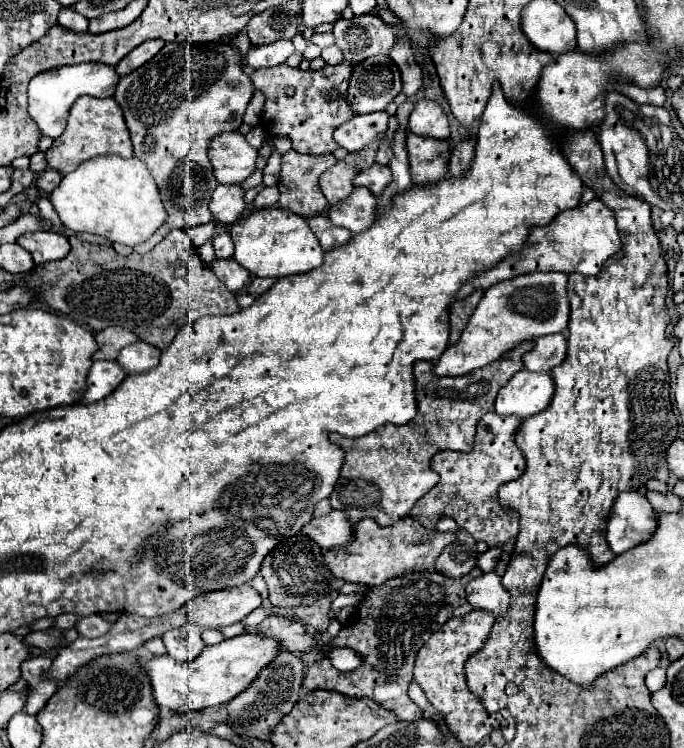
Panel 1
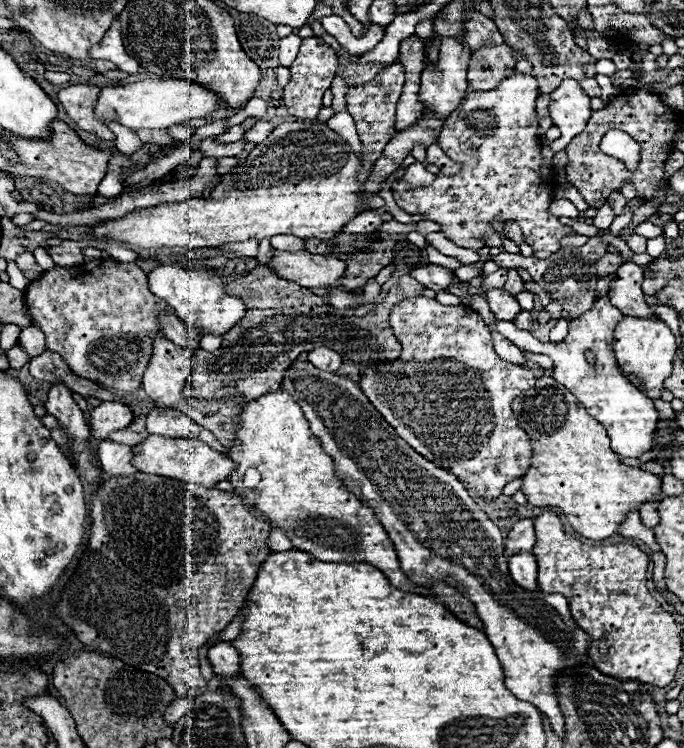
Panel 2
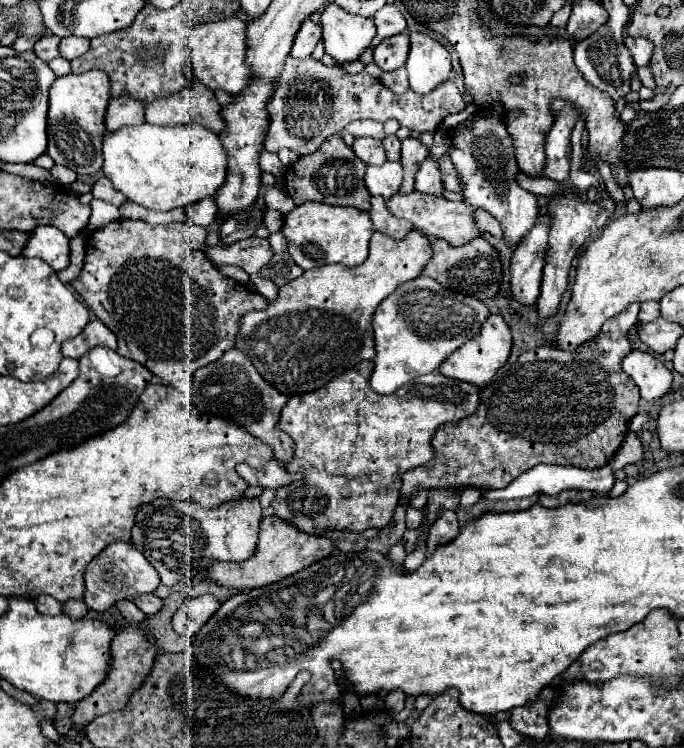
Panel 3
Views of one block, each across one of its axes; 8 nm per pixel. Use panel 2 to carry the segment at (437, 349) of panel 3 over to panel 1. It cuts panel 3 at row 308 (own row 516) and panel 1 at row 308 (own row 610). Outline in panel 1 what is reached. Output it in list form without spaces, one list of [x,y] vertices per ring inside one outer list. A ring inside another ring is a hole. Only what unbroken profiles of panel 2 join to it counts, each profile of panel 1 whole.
[[[530,272],[494,284],[484,292],[484,298],[470,316],[460,340],[454,346],[448,346],[434,364],[434,372],[438,376],[464,376],[498,360],[502,354],[514,350],[522,342],[564,332],[568,328],[568,316],[568,276],[562,272]]]

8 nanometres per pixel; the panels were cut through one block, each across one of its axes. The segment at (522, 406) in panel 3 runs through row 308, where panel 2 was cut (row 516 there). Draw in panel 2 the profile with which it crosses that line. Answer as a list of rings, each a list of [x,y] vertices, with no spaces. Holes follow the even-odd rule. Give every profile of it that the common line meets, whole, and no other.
[[[630,510],[626,514],[626,518],[620,522],[620,534],[626,536],[626,538],[636,538],[636,540],[642,540],[644,544],[650,546],[652,552],[658,550],[658,544],[654,540],[654,532],[646,526],[642,526],[640,522],[640,516],[638,516],[638,510]]]

